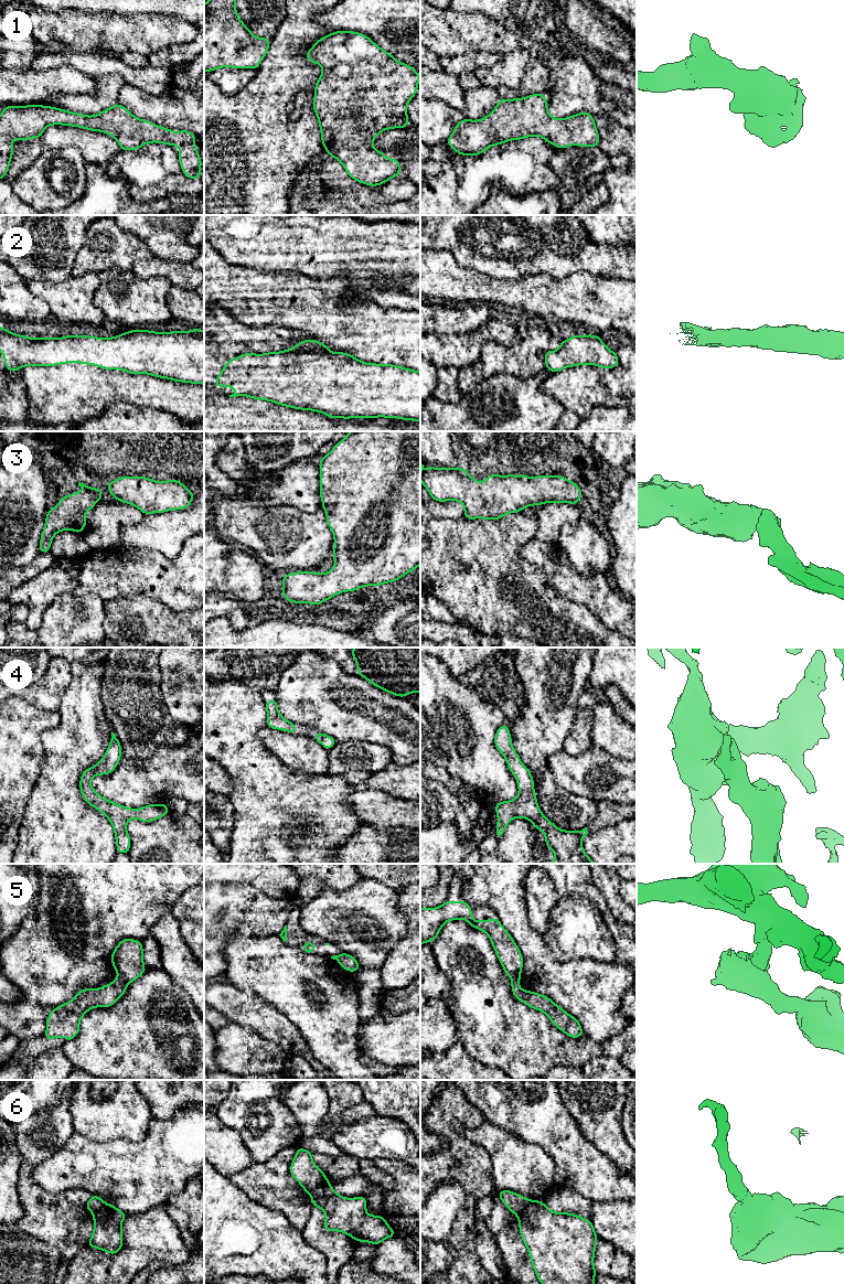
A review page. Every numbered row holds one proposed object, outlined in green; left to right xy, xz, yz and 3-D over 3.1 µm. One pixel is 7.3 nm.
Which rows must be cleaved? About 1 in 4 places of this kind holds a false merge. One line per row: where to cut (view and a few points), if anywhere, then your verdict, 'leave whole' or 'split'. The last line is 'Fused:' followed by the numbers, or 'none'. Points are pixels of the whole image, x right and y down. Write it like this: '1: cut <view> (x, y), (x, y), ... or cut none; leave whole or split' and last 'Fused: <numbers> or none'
1: cut none; leave whole
2: cut none; leave whole
3: cut none; leave whole
4: cut none; leave whole
5: cut xy (119, 975), (127, 983); split
6: cut xz (326, 1177), (309, 1192); split
Fused: 5, 6

